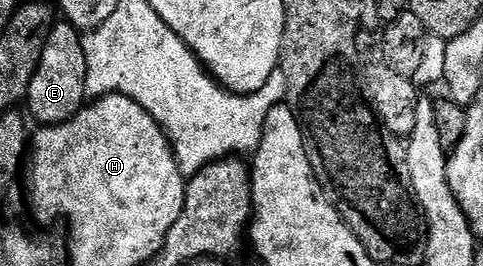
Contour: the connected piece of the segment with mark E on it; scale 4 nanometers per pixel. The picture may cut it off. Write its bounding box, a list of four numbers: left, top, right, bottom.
[27,22,87,126]

